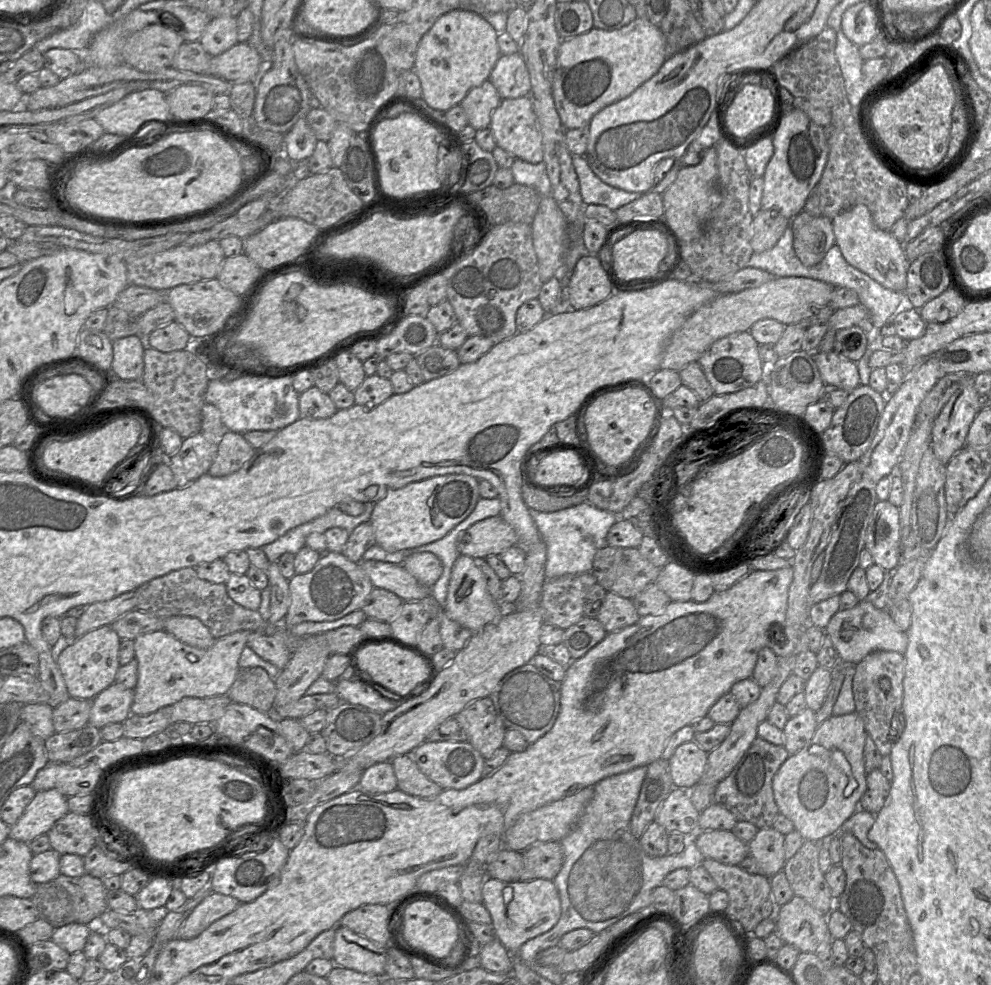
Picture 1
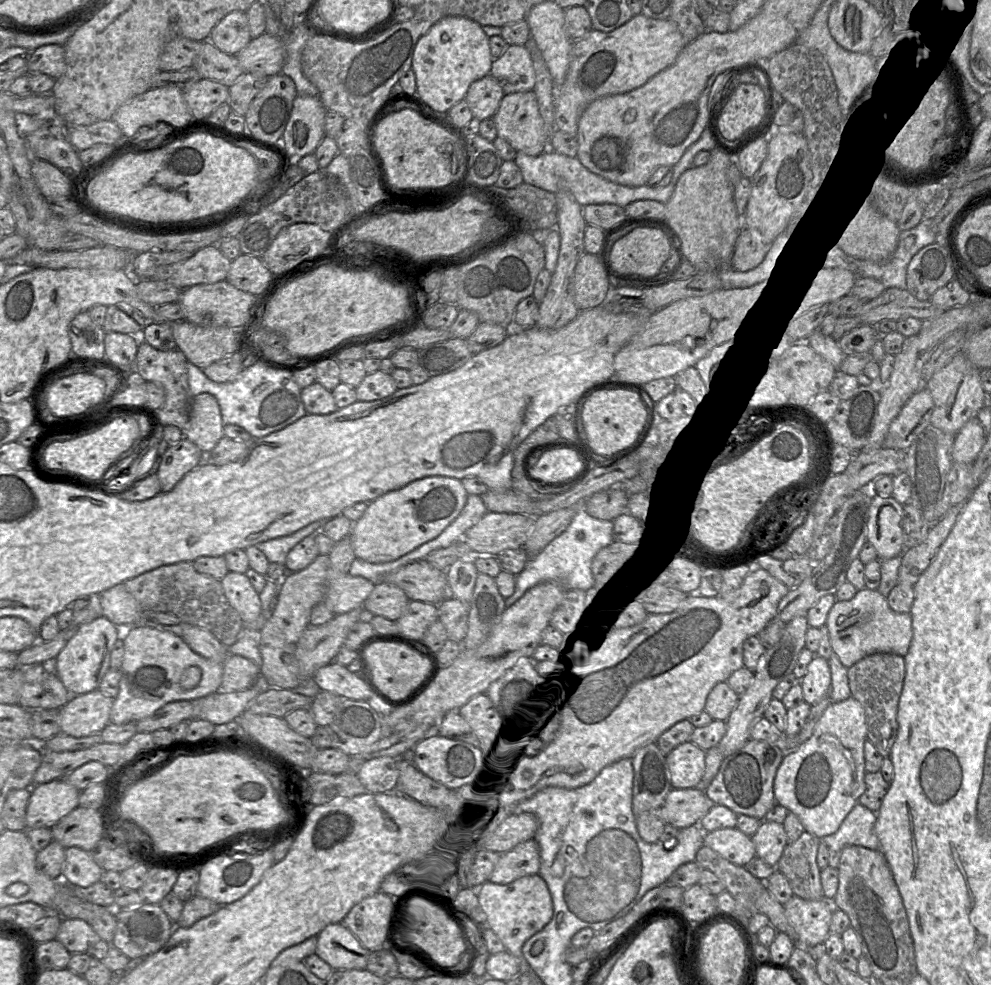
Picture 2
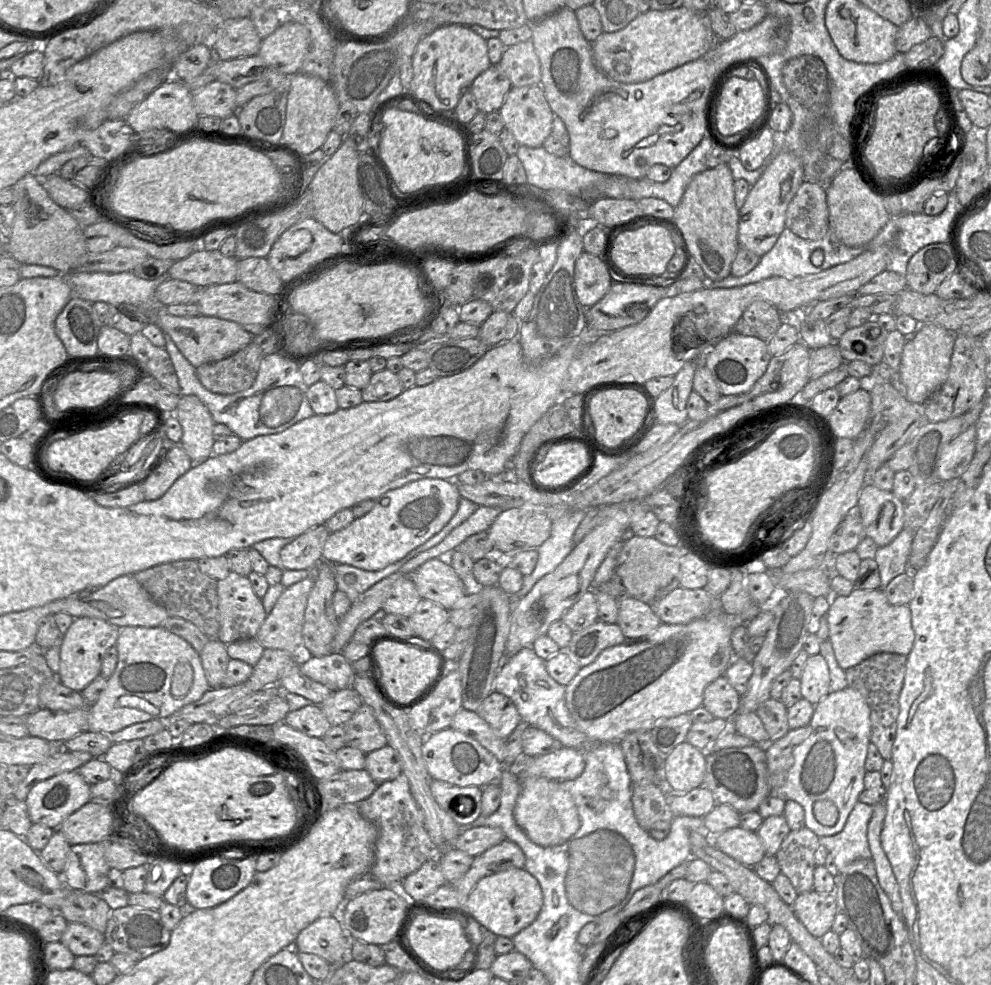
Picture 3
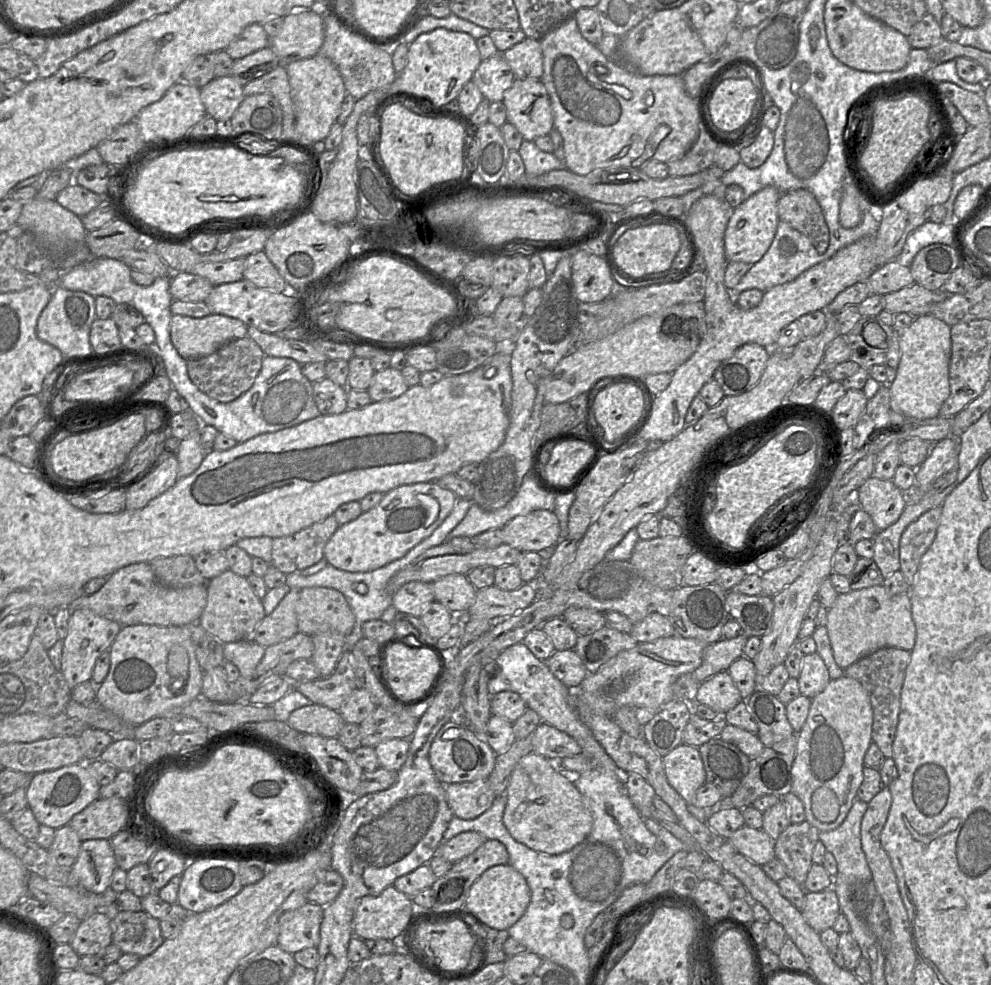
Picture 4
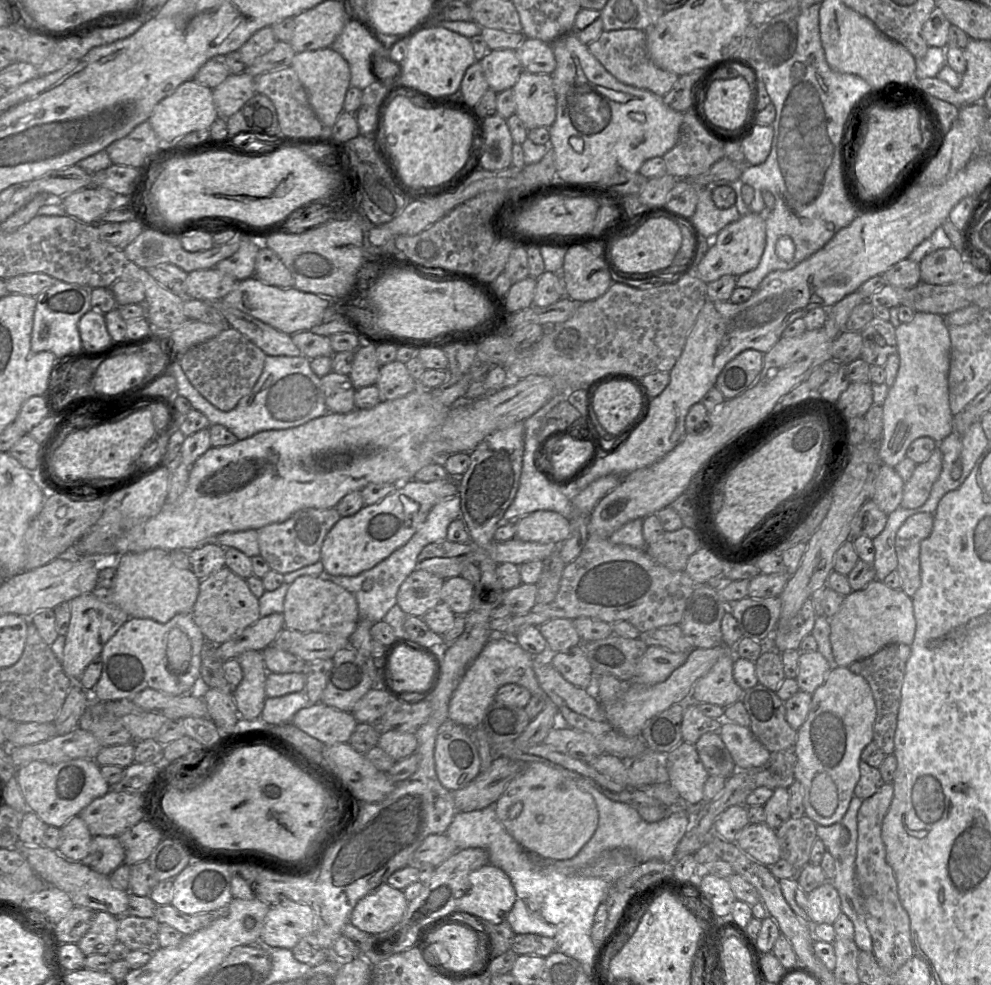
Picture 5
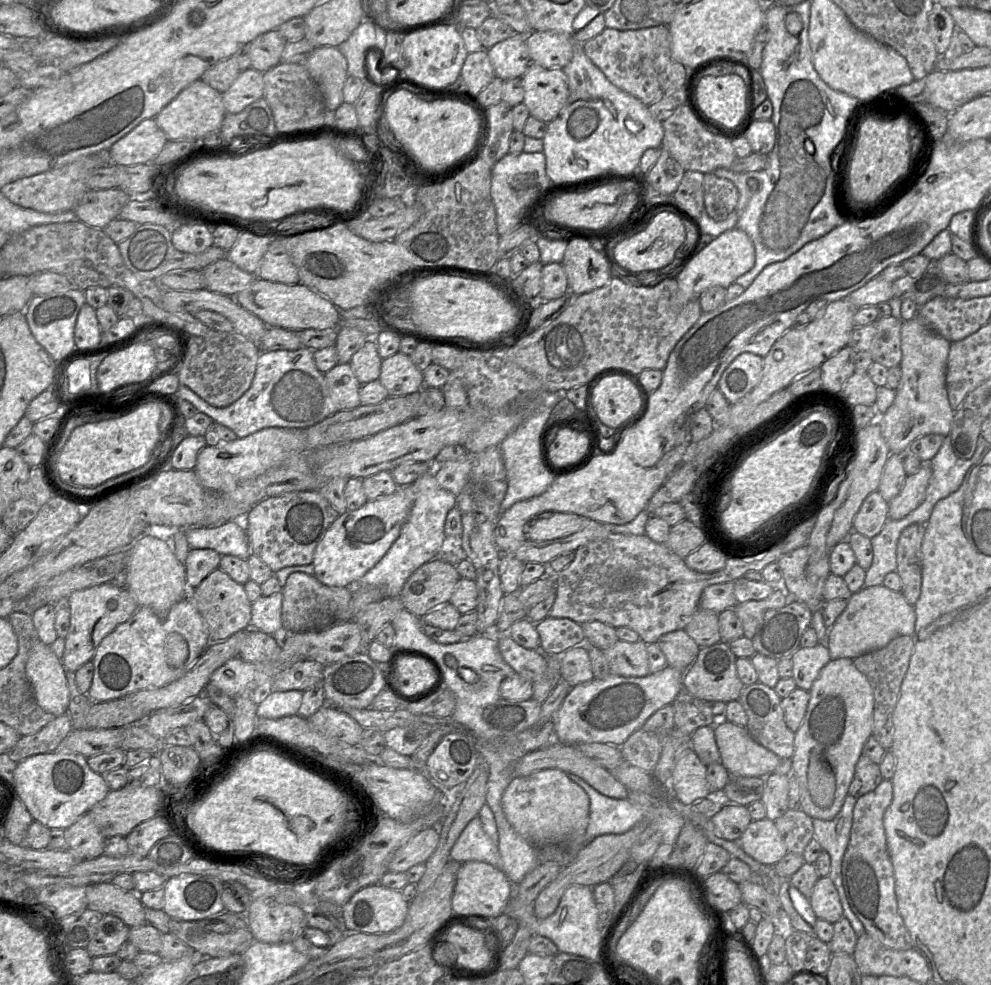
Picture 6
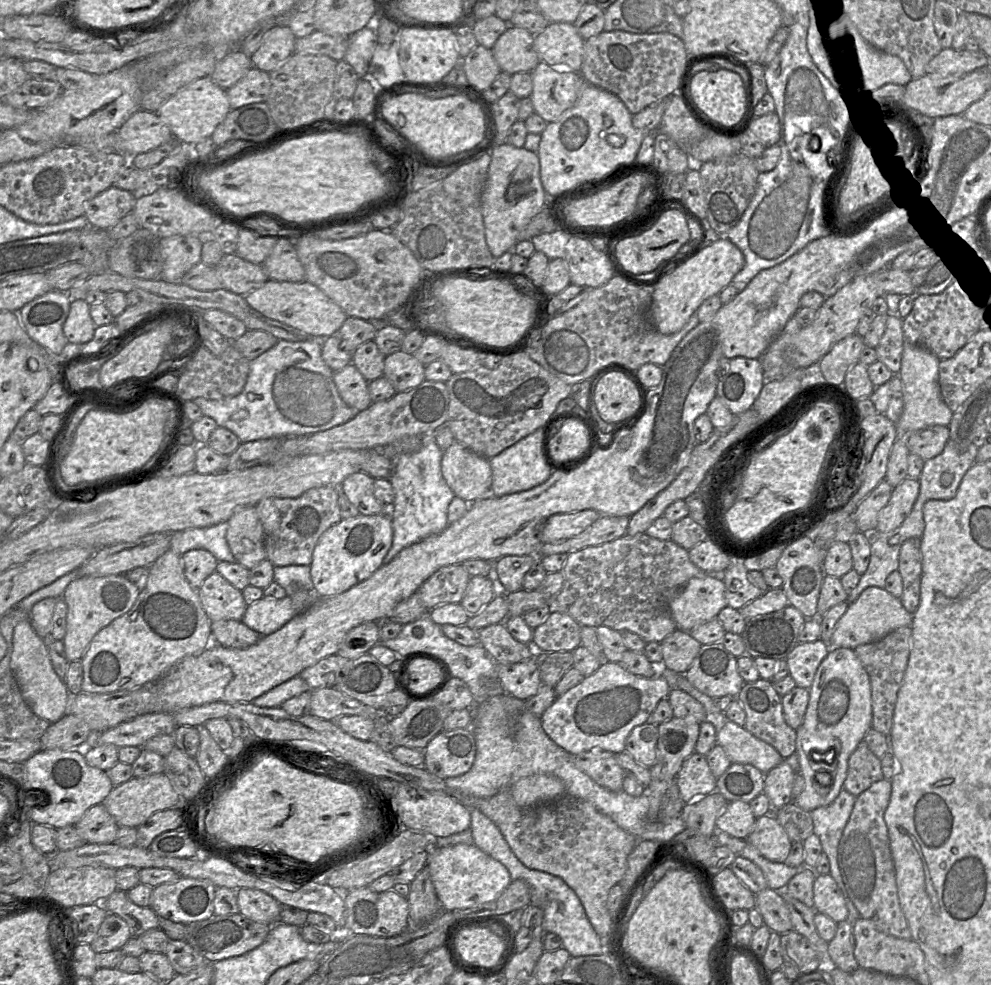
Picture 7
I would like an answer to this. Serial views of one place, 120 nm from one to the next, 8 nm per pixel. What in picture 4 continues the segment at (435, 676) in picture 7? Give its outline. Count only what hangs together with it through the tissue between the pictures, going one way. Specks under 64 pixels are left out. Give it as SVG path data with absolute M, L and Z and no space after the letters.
M401 644L385 648L384 664L388 685L404 700L420 696L429 687L439 666L431 650L412 649Z

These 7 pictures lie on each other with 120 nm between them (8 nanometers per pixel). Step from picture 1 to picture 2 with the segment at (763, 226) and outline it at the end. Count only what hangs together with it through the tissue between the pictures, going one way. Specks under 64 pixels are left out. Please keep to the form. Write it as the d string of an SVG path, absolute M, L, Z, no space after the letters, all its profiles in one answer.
M743 227L736 241L729 266L737 271L748 271L756 267L770 249L757 229Z

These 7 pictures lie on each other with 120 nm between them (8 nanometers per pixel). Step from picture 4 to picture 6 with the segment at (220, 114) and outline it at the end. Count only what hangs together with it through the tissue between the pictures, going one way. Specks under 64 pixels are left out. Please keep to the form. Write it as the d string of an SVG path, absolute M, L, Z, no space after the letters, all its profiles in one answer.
M250 67L241 71L230 88L222 93L222 100L227 114L237 114L263 96L263 73Z

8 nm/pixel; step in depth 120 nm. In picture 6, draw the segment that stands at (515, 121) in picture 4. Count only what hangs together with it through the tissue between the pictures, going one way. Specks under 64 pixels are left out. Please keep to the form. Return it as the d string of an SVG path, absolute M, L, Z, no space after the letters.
M530 63L521 79L523 104L529 115L546 124L555 119L568 98L567 76L563 69L546 69Z

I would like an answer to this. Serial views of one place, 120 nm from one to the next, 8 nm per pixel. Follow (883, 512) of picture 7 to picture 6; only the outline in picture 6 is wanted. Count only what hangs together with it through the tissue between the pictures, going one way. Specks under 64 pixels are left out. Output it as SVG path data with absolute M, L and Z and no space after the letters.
M923 464L917 473L906 477L900 493L888 503L890 520L901 520L923 502L931 475L929 464Z

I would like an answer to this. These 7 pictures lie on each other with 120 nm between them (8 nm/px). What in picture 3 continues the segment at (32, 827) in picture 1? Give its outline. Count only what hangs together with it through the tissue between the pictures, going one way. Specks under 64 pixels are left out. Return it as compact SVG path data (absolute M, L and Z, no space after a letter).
M78 771L40 781L25 800L31 822L58 829L69 815L90 801L90 789Z

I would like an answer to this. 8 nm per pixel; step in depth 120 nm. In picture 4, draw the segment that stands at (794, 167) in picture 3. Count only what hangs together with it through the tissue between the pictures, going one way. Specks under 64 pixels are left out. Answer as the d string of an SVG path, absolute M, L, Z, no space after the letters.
M767 186L732 210L724 236L725 256L729 262L753 265L764 256L775 237L779 222L778 202L782 193L773 186Z

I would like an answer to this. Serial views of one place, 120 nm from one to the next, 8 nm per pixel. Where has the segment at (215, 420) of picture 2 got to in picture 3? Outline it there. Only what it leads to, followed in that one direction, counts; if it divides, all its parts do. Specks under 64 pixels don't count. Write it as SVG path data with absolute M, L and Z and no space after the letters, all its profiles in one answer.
M194 395L182 396L174 414L183 429L180 446L194 463L202 463L213 454L215 422L205 404Z

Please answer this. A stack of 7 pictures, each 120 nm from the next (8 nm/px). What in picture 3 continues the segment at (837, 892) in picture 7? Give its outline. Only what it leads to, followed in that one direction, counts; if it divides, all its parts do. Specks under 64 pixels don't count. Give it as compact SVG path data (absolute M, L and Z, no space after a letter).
M814 889L799 894L791 907L798 920L818 939L831 930L838 912L833 893L820 893Z

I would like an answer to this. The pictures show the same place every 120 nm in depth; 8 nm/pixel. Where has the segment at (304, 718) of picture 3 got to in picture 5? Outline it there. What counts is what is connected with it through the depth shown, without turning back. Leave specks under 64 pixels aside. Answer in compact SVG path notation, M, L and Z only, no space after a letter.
M321 702L308 704L299 710L291 723L324 745L348 743L358 722L351 712L345 712Z

